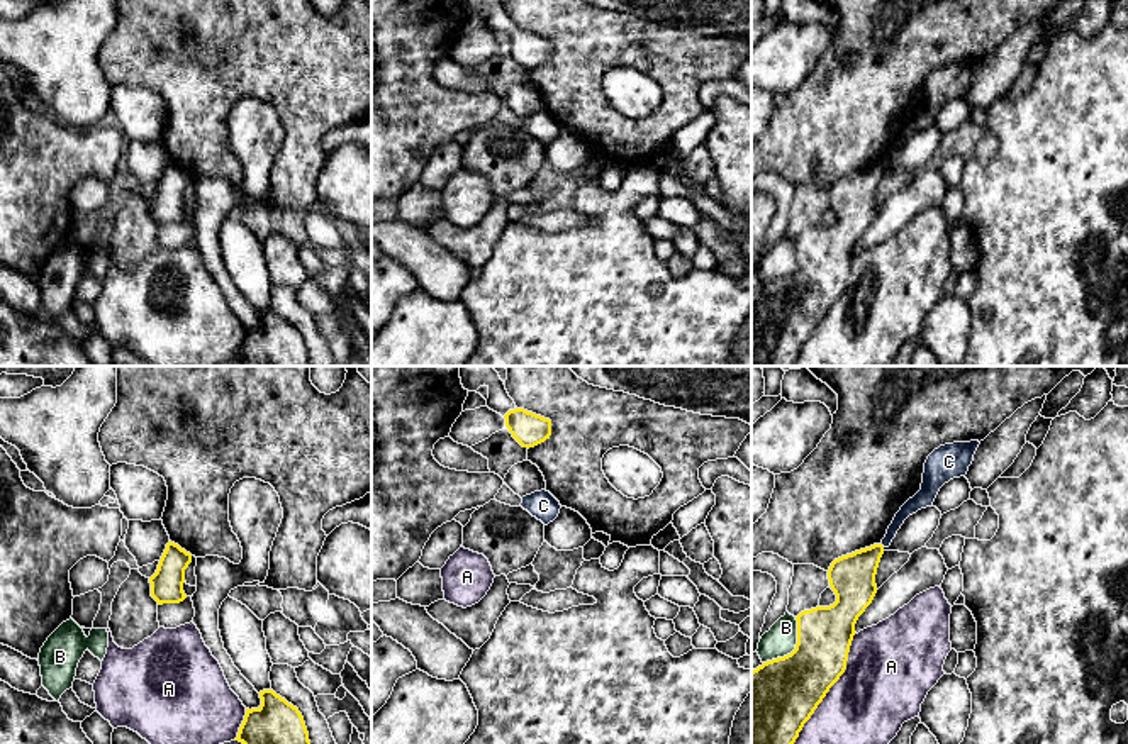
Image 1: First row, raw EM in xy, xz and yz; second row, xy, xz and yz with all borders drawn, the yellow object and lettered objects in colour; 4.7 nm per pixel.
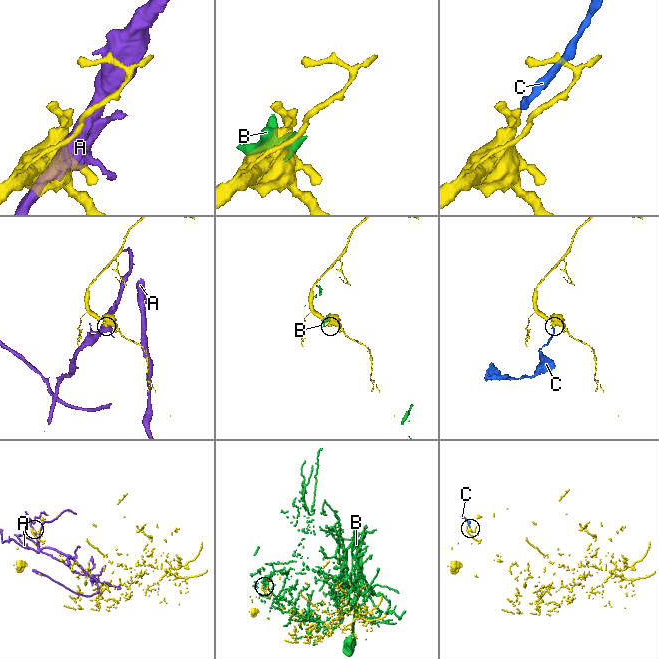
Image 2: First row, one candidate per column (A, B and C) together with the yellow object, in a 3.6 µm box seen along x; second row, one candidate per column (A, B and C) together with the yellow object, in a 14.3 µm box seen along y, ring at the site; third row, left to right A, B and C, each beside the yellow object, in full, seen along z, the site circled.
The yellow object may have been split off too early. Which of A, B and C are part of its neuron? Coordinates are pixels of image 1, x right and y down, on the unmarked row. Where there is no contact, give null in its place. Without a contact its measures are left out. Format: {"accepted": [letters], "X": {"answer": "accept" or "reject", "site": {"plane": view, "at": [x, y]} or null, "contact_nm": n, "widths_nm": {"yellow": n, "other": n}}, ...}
{"accepted": [], "A": {"answer": "reject", "site": {"plane": "yz", "at": [830, 307]}, "contact_nm": 600, "widths_nm": {"yellow": 360, "other": 400}}, "B": {"answer": "reject", "site": {"plane": "yz", "at": [796, 268]}, "contact_nm": 280, "widths_nm": {"yellow": 360, "other": 150}}, "C": {"answer": "reject", "site": null}}

